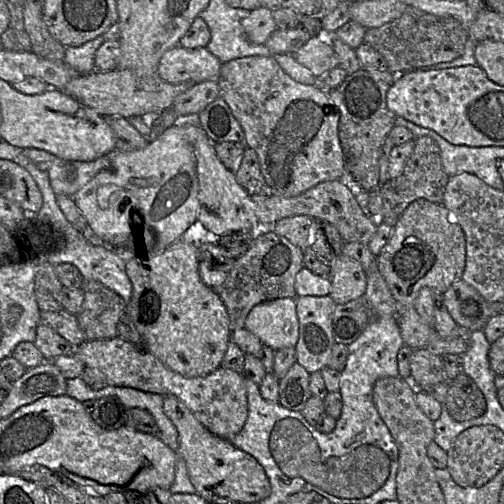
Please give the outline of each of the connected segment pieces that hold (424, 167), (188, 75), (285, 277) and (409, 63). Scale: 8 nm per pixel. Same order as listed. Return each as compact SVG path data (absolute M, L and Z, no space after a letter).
M428 136L415 138L414 141L414 150L402 173L398 177L381 184L378 189L383 202L382 216L377 218L378 222L384 221L394 227L404 210L417 199L443 204L444 193L450 176L443 169L440 148Z
M177 45L162 55L156 75L170 84L197 84L217 79L221 65L206 47L187 49Z
M262 228L257 232L248 251L236 259L228 272L219 294L229 315L230 332L244 328L249 312L261 302L279 298L296 299L295 279L304 266L304 249L278 235L272 228Z
M412 6L403 14L378 28L366 30L363 42L378 51L386 60L390 72L410 72L460 57L469 39L468 30L453 17L436 16Z

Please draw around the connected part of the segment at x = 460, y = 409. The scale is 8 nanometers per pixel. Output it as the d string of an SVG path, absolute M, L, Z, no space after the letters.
M463 372L448 383L448 392L442 405L458 422L480 417L486 411L486 400L482 391Z

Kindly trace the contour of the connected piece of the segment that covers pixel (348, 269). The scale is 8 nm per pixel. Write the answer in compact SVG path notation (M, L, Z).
M340 255L332 263L330 297L336 304L346 304L362 297L367 288L367 276L357 260Z

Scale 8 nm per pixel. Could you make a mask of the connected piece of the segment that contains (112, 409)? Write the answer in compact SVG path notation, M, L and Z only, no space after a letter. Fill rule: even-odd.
M104 396L82 402L87 414L105 431L119 428L124 424L125 407L114 396Z

